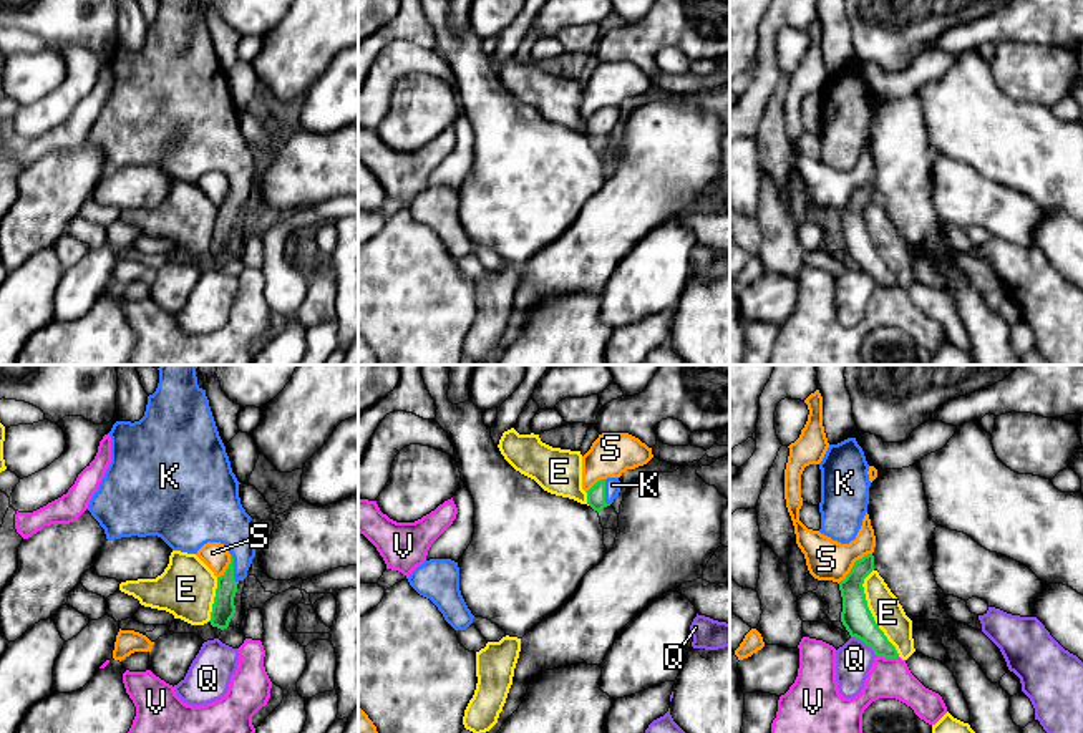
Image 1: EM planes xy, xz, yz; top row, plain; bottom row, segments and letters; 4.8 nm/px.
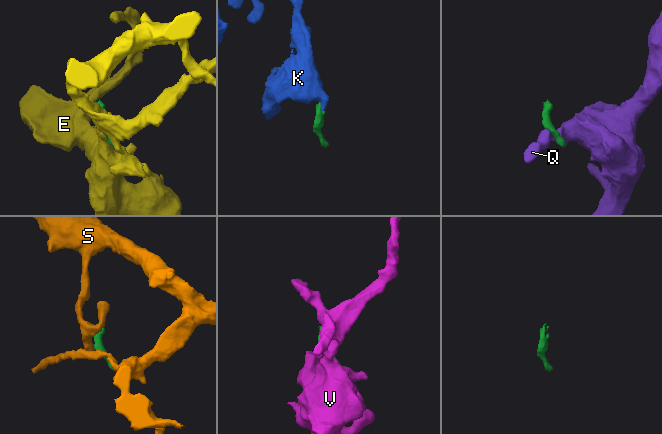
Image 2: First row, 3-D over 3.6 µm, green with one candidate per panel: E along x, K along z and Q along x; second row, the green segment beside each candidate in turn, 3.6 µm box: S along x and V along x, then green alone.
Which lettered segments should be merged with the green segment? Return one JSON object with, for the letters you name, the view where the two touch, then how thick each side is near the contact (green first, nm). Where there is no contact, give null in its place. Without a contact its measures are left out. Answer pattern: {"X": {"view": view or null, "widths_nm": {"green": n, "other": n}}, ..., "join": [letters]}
{"K": {"view": "xy", "widths_nm": {"green": 110, "other": 240}}, "join": ["K"]}

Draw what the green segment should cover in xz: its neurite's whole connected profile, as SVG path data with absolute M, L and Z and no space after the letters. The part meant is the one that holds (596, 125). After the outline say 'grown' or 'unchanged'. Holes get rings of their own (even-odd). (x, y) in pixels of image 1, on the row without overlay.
M619 106L600 108L587 119L587 133L594 139L600 141L604 136L614 131L619 121L620 121Z; grown

